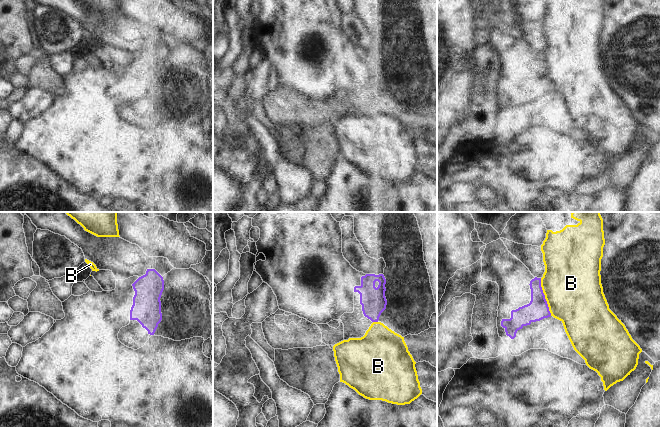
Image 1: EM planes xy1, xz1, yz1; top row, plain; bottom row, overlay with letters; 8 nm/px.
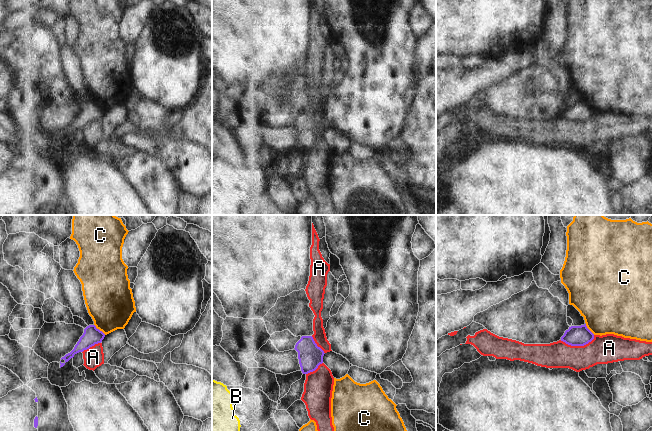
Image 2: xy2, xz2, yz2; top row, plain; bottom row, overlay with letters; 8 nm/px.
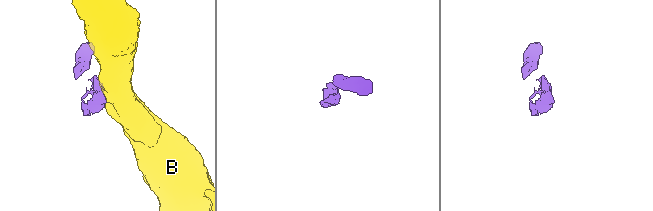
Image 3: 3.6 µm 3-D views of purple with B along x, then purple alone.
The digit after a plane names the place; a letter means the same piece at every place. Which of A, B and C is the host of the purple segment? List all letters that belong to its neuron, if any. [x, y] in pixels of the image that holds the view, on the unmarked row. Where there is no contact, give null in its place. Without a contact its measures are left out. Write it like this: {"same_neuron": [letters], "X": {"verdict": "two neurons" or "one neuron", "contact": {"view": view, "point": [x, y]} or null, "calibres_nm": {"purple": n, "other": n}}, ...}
{"same_neuron": [], "A": {"verdict": "two neurons", "contact": {"view": "yz2", "point": [578, 121]}, "calibres_nm": {"purple": 160, "other": 240}}, "B": {"verdict": "two neurons", "contact": {"view": "yz1", "point": [544, 73]}, "calibres_nm": {"purple": 170, "other": 480}}, "C": {"verdict": "two neurons", "contact": {"view": "xy2", "point": [98, 105]}, "calibres_nm": {"purple": 140, "other": 380}}}

